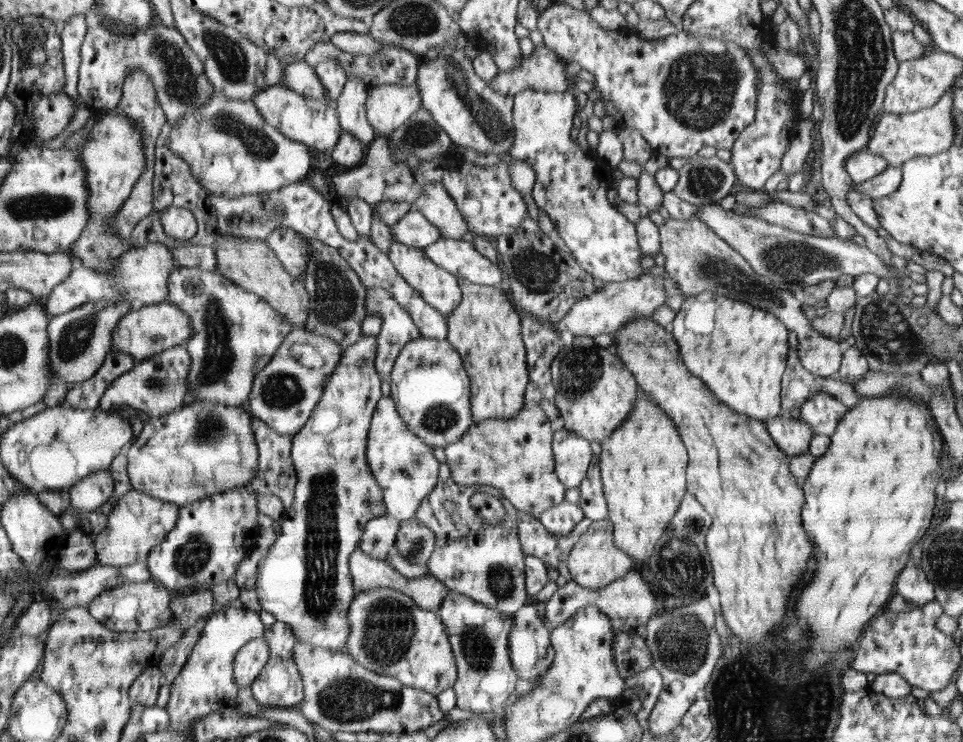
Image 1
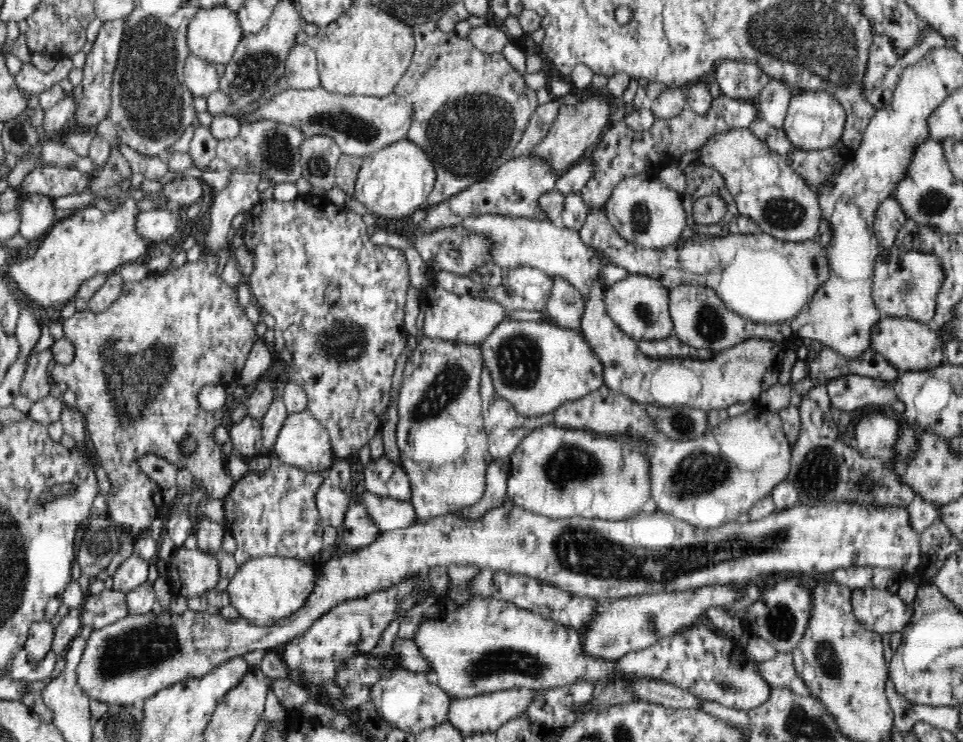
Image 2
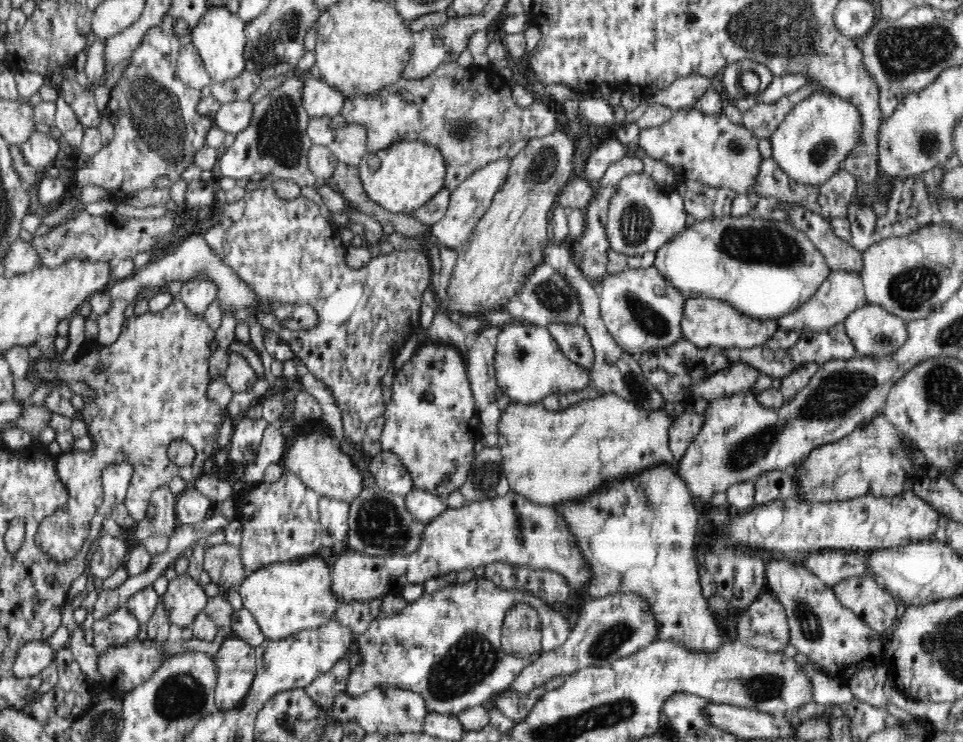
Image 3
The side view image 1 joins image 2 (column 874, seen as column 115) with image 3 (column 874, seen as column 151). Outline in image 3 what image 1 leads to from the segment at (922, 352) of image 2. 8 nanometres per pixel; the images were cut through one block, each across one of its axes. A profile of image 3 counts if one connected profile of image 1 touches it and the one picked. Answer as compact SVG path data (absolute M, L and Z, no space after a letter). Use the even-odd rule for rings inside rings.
M867 303L848 316L844 327L859 356L882 359L896 352L909 338L906 324L885 308Z

